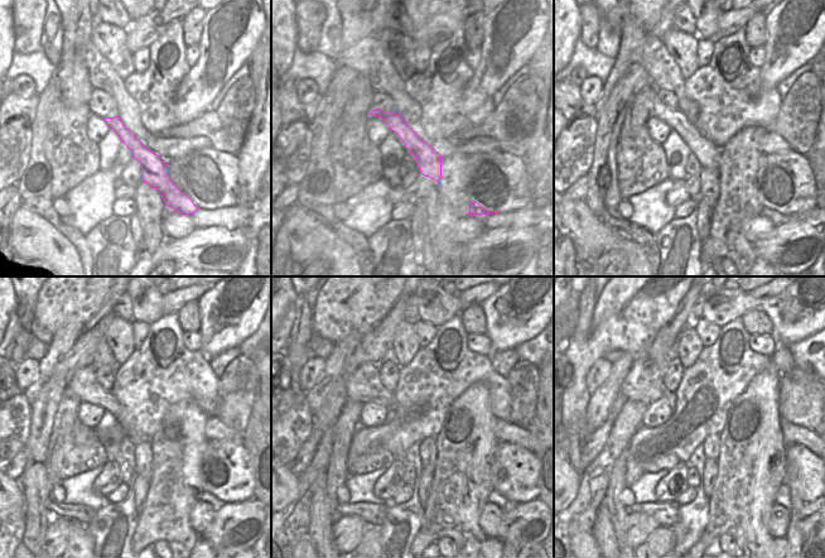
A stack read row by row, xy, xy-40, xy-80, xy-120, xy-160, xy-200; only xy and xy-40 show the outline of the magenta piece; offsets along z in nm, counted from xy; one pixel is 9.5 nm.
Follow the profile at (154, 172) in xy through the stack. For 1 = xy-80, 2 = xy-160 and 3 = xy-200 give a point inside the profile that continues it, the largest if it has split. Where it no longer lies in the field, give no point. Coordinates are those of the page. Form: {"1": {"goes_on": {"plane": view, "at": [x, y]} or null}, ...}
{"1": {"goes_on": {"plane": "xy-80", "at": [708, 154]}}, "2": {"goes_on": {"plane": "xy-160", "at": [357, 389]}}, "3": {"goes_on": {"plane": "xy-200", "at": [636, 386]}}}

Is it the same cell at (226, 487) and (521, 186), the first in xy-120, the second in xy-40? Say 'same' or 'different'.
same

